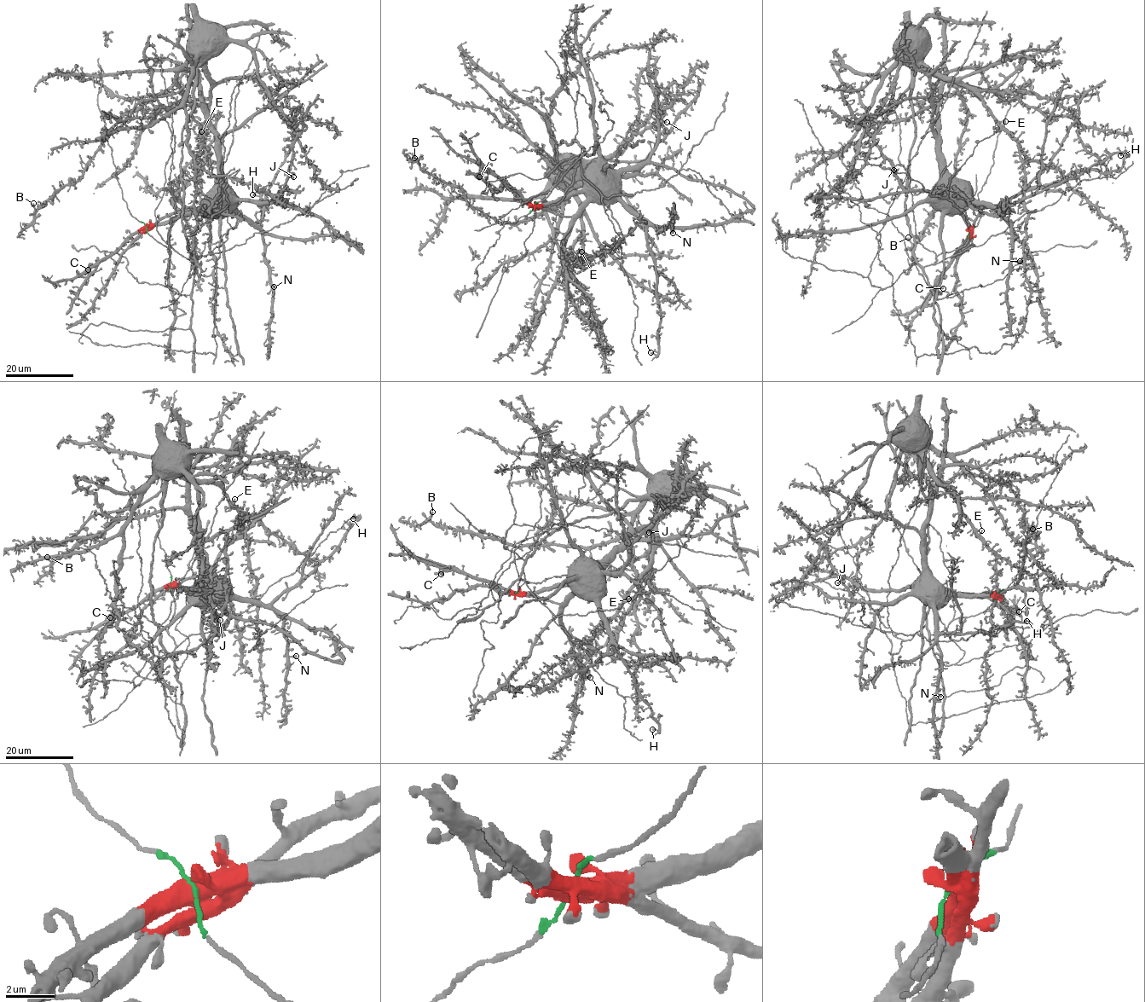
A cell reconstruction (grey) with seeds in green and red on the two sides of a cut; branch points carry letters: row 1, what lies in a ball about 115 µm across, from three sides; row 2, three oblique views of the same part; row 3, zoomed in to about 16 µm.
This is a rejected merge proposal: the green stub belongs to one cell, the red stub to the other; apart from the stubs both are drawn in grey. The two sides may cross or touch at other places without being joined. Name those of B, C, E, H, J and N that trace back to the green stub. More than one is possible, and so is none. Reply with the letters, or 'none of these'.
B, E

